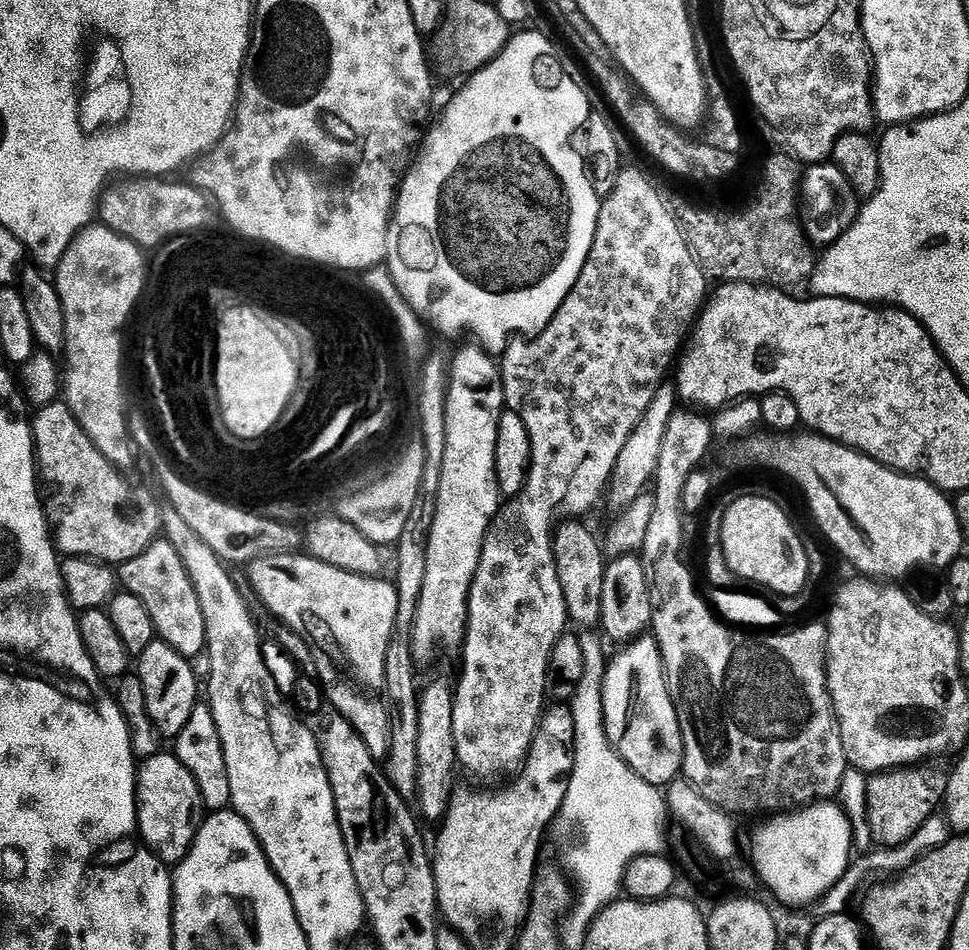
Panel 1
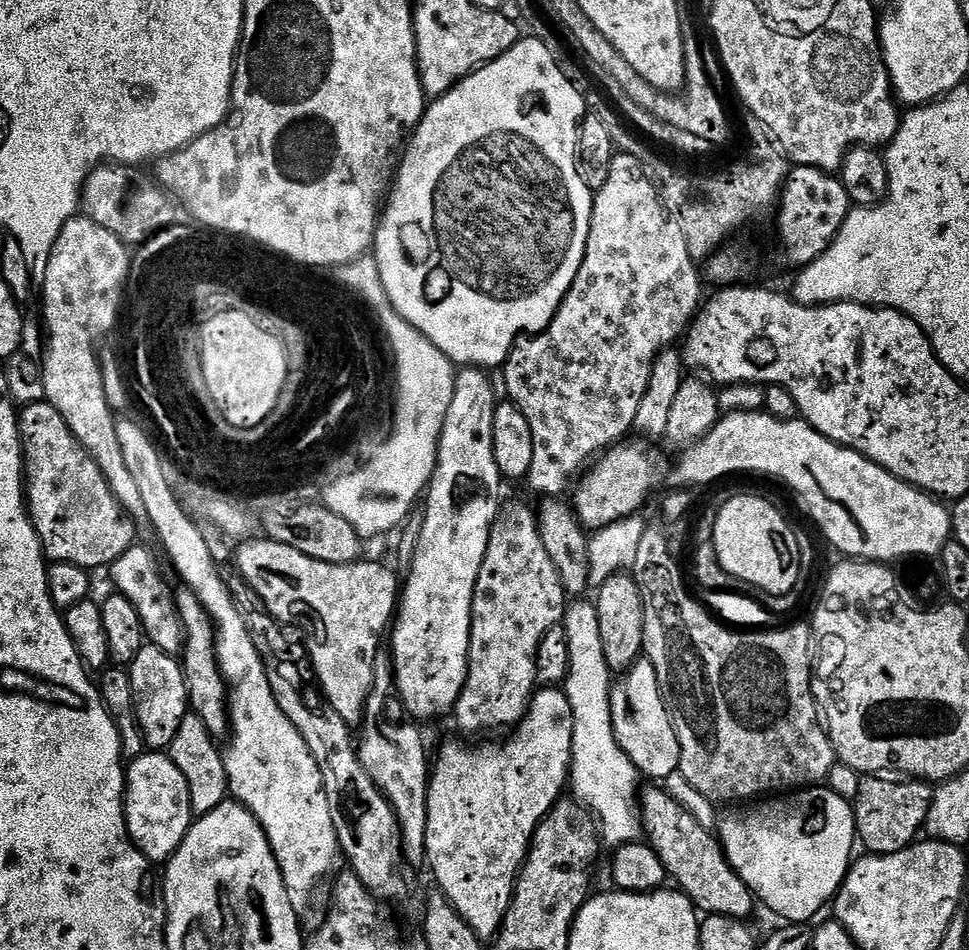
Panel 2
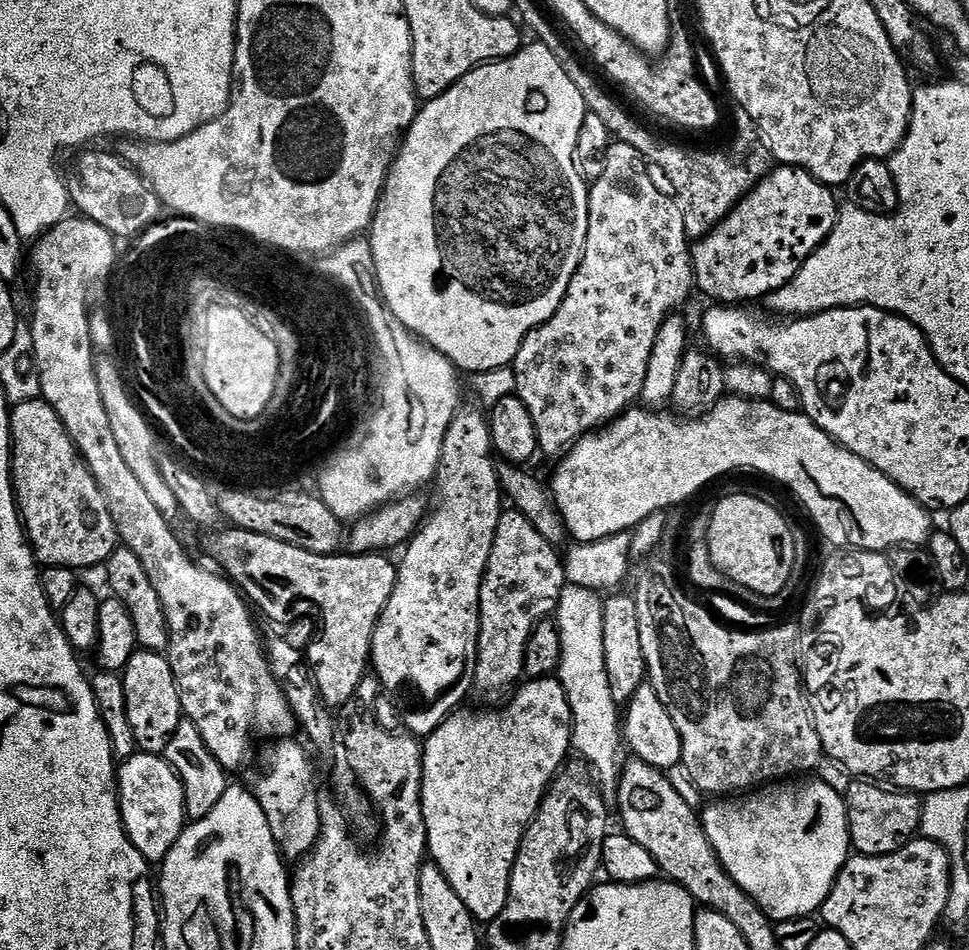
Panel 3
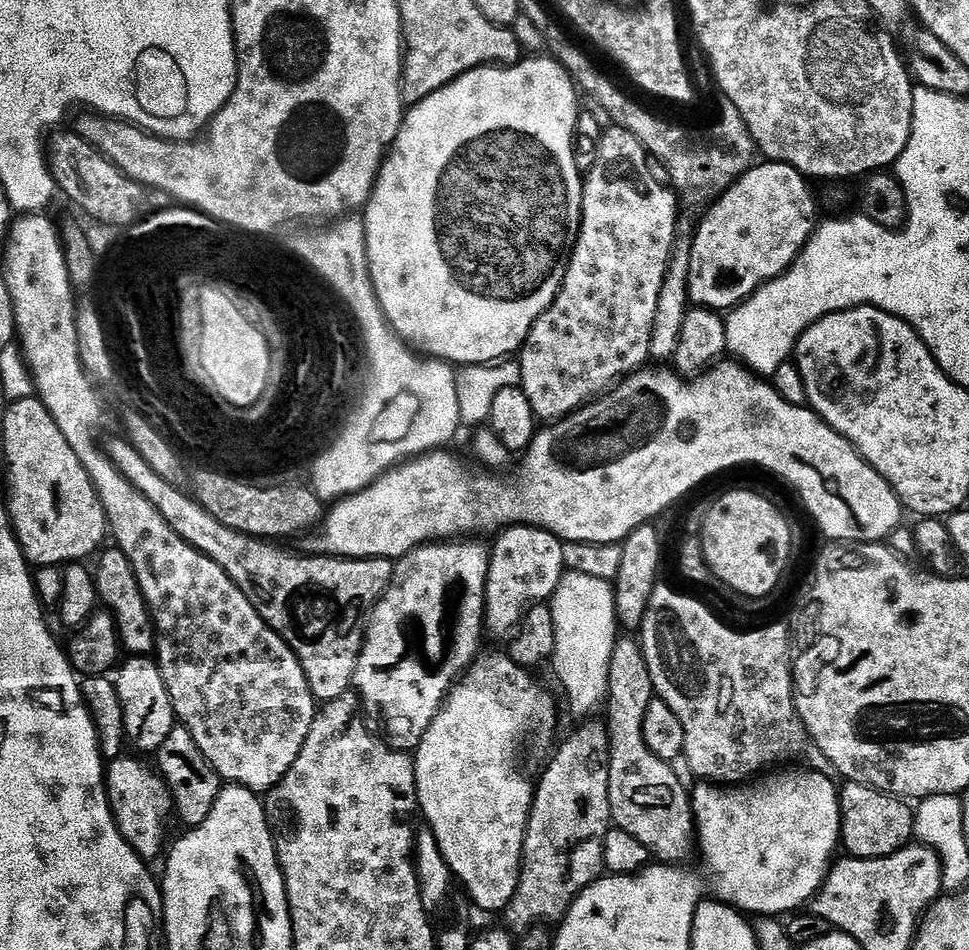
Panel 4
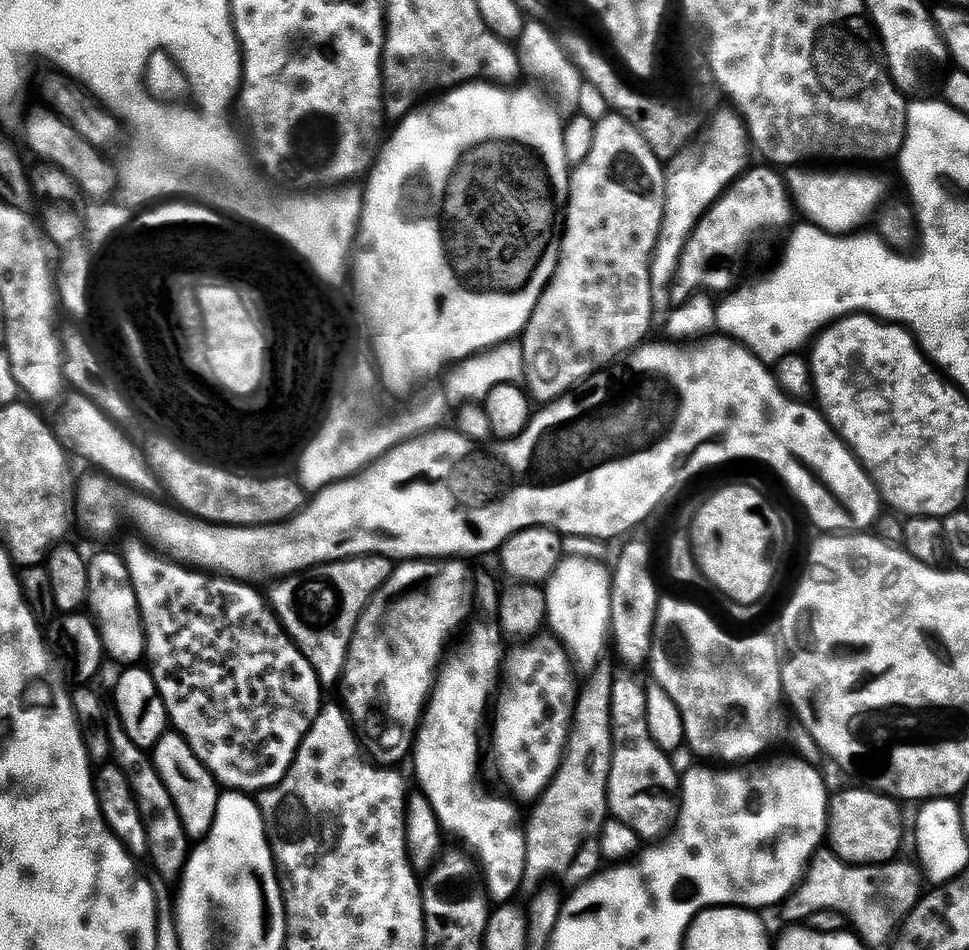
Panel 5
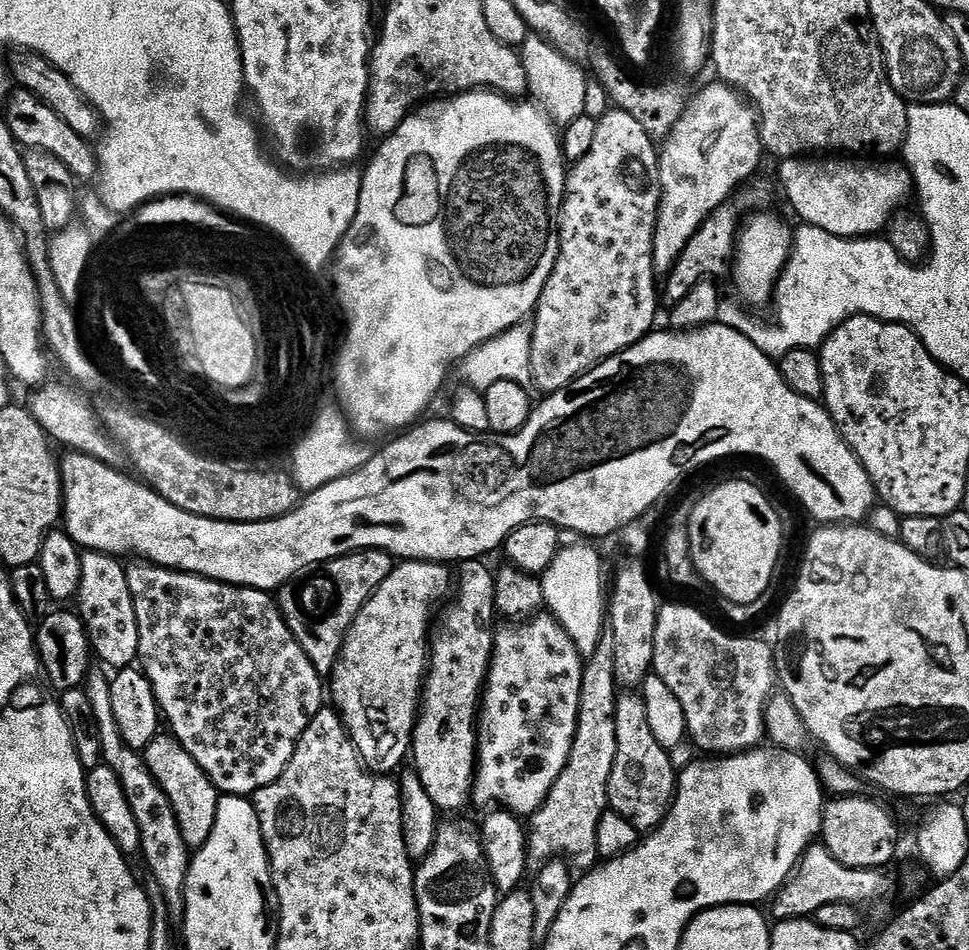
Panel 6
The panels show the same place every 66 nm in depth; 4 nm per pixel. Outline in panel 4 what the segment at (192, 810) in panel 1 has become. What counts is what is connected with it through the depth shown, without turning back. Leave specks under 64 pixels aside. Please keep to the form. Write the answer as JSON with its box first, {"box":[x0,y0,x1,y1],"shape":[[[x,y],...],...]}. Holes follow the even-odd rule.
{"box":[106,754,174,862],"shape":[[[125,754],[116,760],[107,761],[106,783],[108,785],[108,801],[112,807],[112,817],[116,820],[118,830],[122,838],[145,862],[153,862],[165,851],[164,835],[168,828],[164,825],[164,819],[173,815],[174,805],[172,793],[159,771],[147,768],[135,755]],[[152,771],[152,772],[151,772]],[[164,848],[164,849],[163,849]]]}

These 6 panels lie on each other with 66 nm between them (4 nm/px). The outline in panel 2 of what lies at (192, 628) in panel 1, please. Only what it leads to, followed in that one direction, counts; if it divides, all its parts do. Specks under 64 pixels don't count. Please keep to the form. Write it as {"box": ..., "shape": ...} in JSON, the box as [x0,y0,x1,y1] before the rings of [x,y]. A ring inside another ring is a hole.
{"box":[110,544,184,657],"shape":[[[133,544],[126,550],[126,554],[119,556],[110,565],[112,580],[116,583],[115,591],[130,598],[130,602],[138,610],[147,643],[158,646],[158,650],[166,650],[166,654],[179,657],[184,650],[184,627],[176,605],[174,588],[168,585],[168,580],[160,569],[159,558],[150,549],[143,548],[142,544]]]}

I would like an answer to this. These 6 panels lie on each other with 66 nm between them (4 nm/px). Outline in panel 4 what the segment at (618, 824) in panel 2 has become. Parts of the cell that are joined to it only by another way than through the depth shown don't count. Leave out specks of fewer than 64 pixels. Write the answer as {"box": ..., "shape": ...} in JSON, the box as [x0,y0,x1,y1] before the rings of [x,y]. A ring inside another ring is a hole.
{"box":[550,570,618,718],"shape":[[[568,570],[550,601],[556,631],[556,655],[550,664],[556,667],[573,714],[584,716],[580,718],[591,717],[588,715],[599,708],[601,711],[608,698],[610,658],[618,639],[615,596],[615,587],[609,581]]]}

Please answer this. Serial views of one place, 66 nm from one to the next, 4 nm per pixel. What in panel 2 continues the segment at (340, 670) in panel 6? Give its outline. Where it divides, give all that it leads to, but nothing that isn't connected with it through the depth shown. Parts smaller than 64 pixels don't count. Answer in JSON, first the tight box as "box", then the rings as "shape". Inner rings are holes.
{"box":[392,366,502,720],"shape":[[[464,366],[455,373],[453,402],[446,413],[440,444],[437,446],[436,469],[426,489],[428,505],[422,508],[424,525],[418,538],[416,553],[407,569],[408,581],[402,584],[392,636],[392,666],[394,686],[398,696],[404,699],[404,708],[411,719],[432,720],[455,709],[468,677],[468,655],[472,633],[472,607],[474,586],[478,582],[478,570],[482,570],[482,558],[486,558],[486,546],[490,542],[490,530],[496,515],[500,513],[500,484],[502,477],[498,462],[494,462],[494,410],[498,403],[492,380],[487,371],[475,366]]]}

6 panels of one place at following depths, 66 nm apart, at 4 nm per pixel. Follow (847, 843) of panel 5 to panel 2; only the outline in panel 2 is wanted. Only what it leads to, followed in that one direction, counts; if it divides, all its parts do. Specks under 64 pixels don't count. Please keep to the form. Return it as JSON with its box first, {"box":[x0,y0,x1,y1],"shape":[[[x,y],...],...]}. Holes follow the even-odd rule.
{"box":[854,774,934,856],"shape":[[[868,774],[861,779],[858,786],[857,796],[854,799],[854,811],[856,813],[856,834],[861,845],[865,844],[867,851],[873,856],[885,856],[900,852],[910,845],[921,835],[922,829],[928,822],[928,811],[932,805],[934,788],[931,783],[915,778],[900,778],[895,784],[895,779],[881,778],[876,774]]]}

